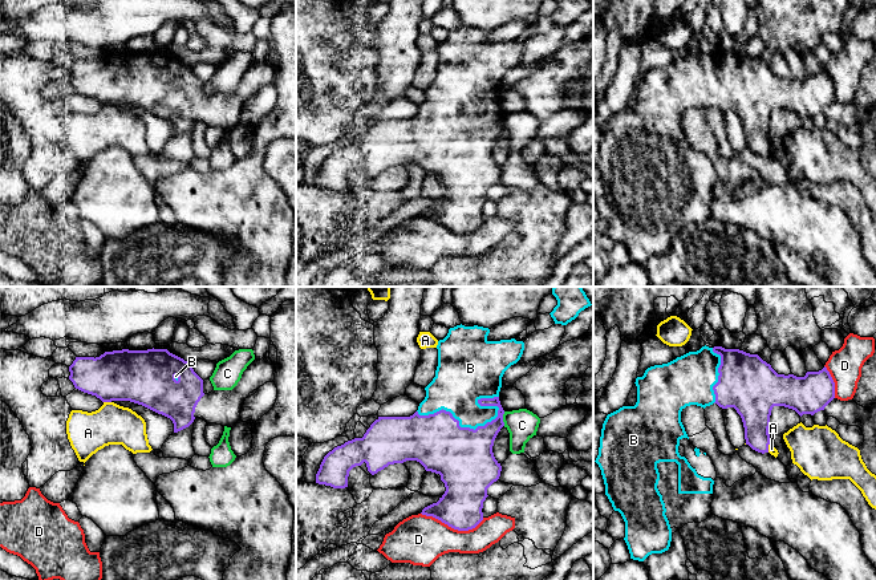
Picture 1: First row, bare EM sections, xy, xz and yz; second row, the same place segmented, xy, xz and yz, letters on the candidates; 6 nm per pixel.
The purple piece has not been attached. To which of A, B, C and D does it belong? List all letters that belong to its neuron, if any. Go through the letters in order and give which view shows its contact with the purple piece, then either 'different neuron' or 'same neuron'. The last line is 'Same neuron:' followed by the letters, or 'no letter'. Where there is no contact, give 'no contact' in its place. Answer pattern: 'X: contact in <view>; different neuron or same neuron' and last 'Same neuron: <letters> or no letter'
A: contact in xy; different neuron
B: contact in xz; same neuron
C: contact in xz; different neuron
D: contact in xz; different neuron
Same neuron: B

